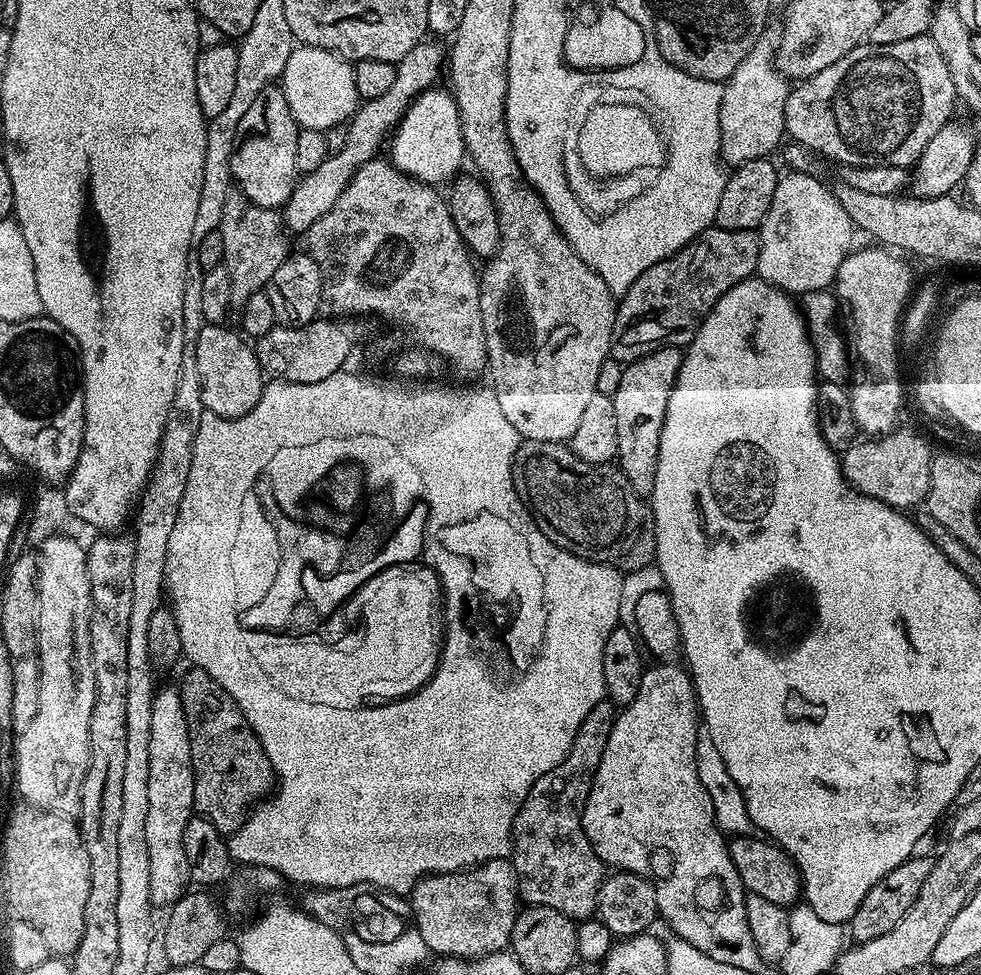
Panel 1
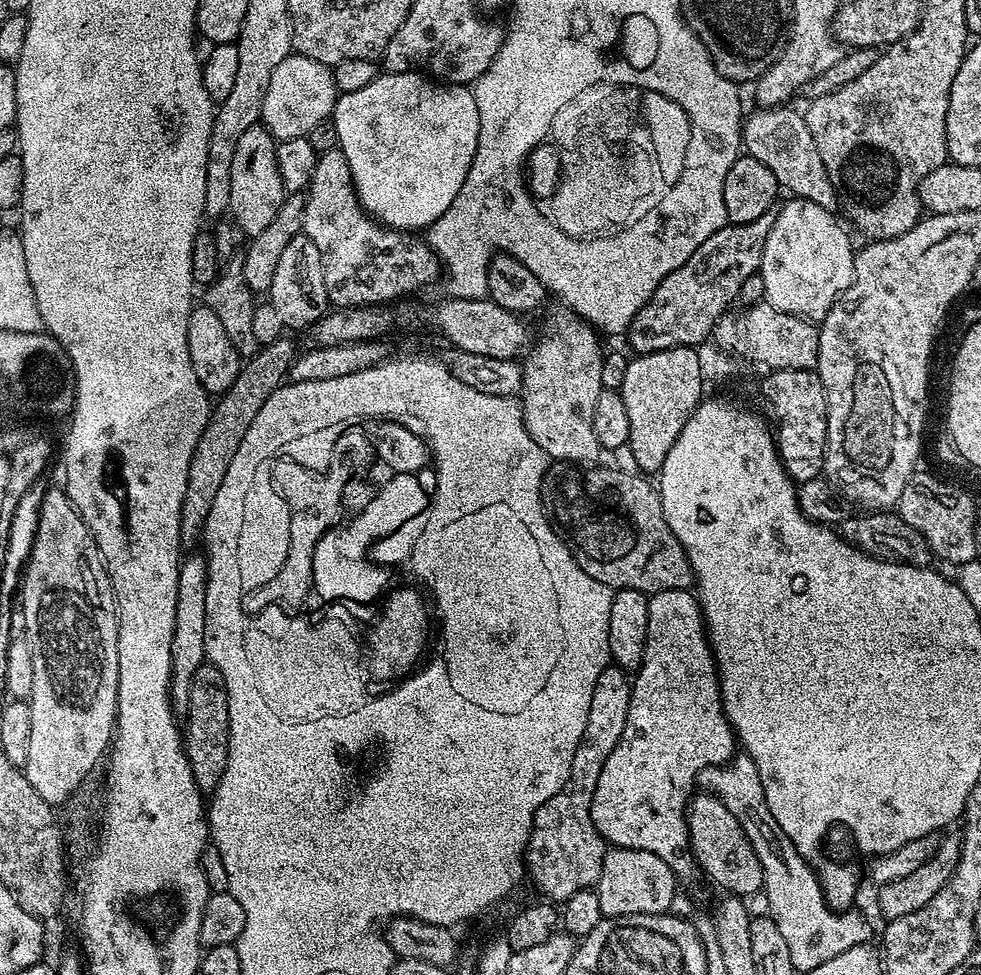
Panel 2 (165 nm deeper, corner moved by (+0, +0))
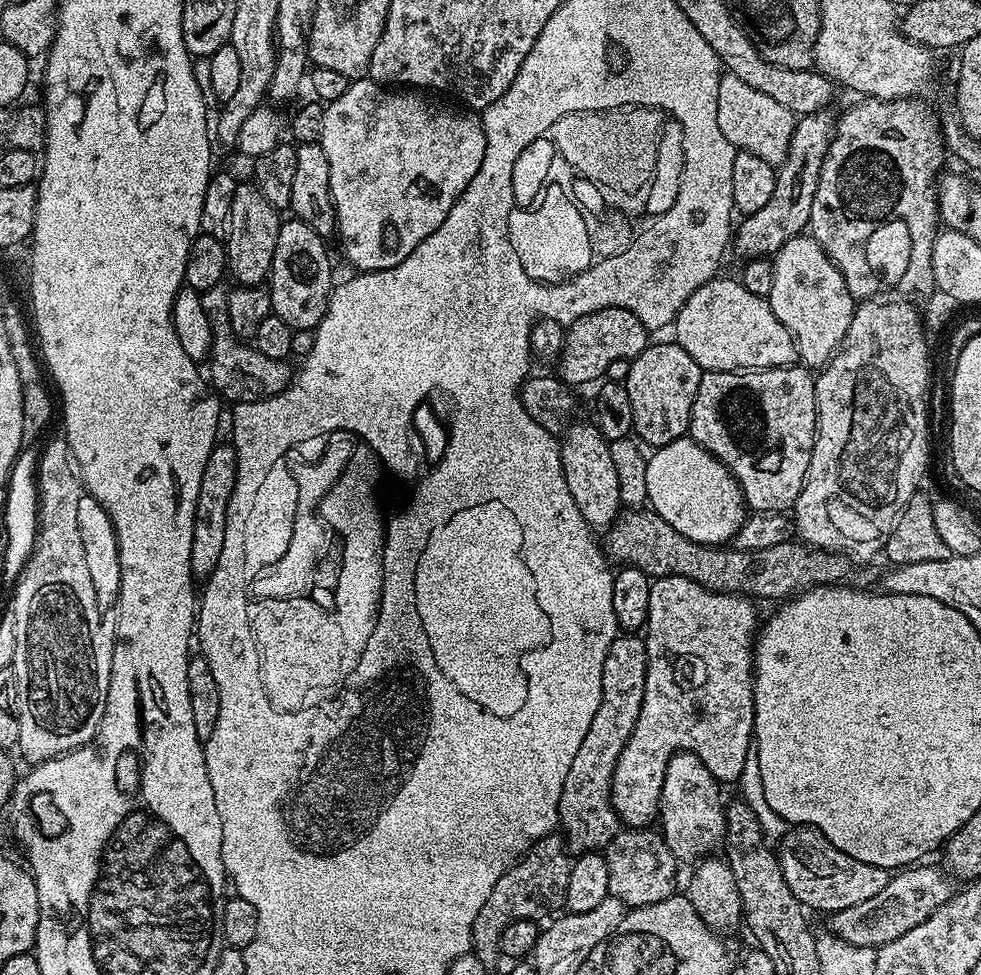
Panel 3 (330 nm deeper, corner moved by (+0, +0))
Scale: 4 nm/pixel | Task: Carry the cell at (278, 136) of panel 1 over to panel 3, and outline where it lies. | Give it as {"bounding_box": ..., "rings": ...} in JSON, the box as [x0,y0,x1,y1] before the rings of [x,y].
{"bounding_box":[226,183,281,286],"rings":[[[237,183],[234,190],[234,206],[230,206],[230,218],[226,229],[228,272],[240,286],[260,286],[267,281],[274,262],[274,246],[278,246],[278,230],[281,213],[258,191],[255,183]]]}

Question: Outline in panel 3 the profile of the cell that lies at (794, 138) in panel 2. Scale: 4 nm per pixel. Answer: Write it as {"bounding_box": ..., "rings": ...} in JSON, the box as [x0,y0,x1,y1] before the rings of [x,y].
{"bounding_box":[718,74,798,166],"rings":[[[729,74],[721,75],[718,82],[718,130],[726,134],[726,142],[730,142],[737,150],[758,154],[762,162],[770,162],[774,166],[783,164],[790,150],[790,138],[796,129],[798,116],[774,102],[767,94],[754,90],[738,77]]]}

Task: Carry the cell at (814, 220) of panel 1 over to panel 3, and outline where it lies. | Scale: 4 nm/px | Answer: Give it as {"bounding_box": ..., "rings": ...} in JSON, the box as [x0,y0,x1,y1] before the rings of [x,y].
{"bounding_box":[766,234,854,370],"rings":[[[801,234],[790,238],[774,253],[772,284],[766,290],[766,299],[768,305],[774,310],[778,322],[782,322],[782,326],[786,326],[786,330],[790,330],[790,334],[796,340],[796,355],[799,363],[812,370],[823,368],[844,340],[854,311],[854,301],[846,290],[846,282],[838,266],[834,266],[826,250],[822,250],[820,243],[811,234]]]}

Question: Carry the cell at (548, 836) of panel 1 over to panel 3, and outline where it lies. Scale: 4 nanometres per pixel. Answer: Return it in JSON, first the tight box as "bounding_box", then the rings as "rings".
{"bounding_box":[558,634,647,853],"rings":[[[618,634],[610,650],[606,650],[606,662],[602,662],[602,702],[598,706],[597,713],[594,714],[594,720],[590,722],[590,730],[586,730],[586,738],[582,738],[582,746],[578,749],[578,754],[574,754],[570,774],[566,774],[566,786],[562,788],[558,828],[568,845],[569,853],[600,852],[607,848],[608,843],[622,830],[620,816],[612,805],[612,779],[614,766],[618,766],[618,754],[622,754],[630,734],[634,734],[634,726],[638,722],[638,710],[642,710],[647,665],[643,635]]]}

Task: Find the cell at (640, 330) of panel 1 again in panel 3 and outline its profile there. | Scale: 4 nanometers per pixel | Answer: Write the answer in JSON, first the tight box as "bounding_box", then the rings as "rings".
{"bounding_box":[734,111,834,258],"rings":[[[831,111],[801,115],[790,138],[790,150],[783,164],[776,168],[774,194],[770,194],[762,210],[744,216],[734,228],[734,248],[743,258],[768,258],[780,249],[790,238],[801,235],[810,222],[810,206],[814,206],[814,194],[818,190],[818,178],[826,150],[832,141],[834,116]]]}

